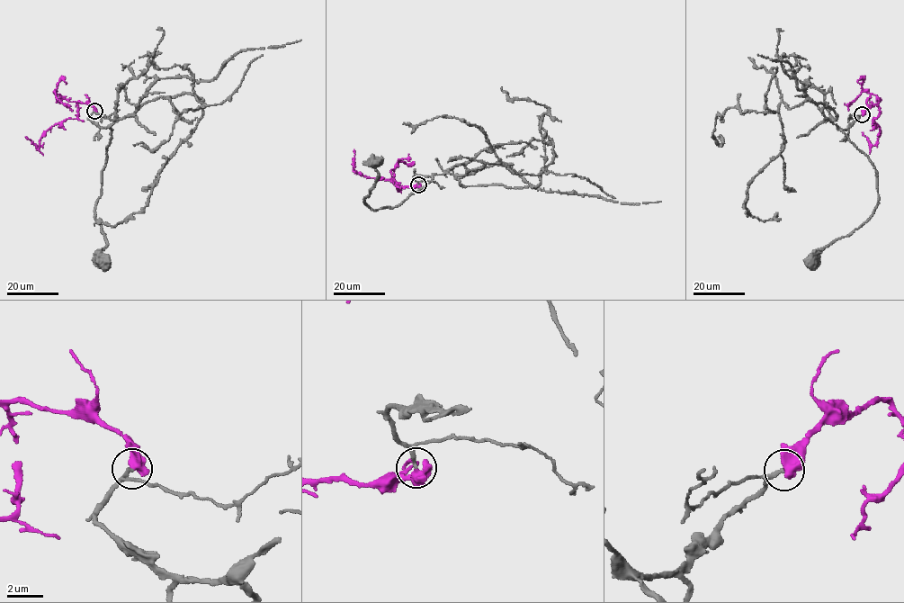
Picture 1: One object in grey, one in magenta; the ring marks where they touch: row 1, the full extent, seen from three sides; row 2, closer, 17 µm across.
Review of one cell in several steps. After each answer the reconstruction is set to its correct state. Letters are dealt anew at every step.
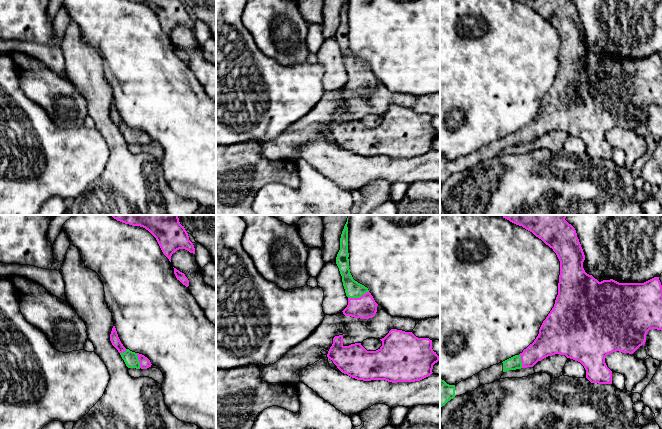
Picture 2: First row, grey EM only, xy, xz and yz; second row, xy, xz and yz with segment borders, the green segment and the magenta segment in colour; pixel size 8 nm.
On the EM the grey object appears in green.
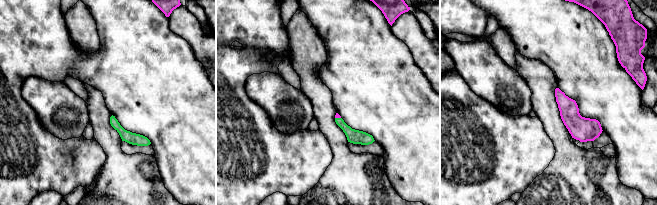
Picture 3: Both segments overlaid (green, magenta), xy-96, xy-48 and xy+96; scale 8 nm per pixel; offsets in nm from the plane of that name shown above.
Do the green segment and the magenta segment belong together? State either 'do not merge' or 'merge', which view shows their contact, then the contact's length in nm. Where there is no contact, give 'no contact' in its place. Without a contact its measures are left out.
merge; contact in xz; length 180 nm

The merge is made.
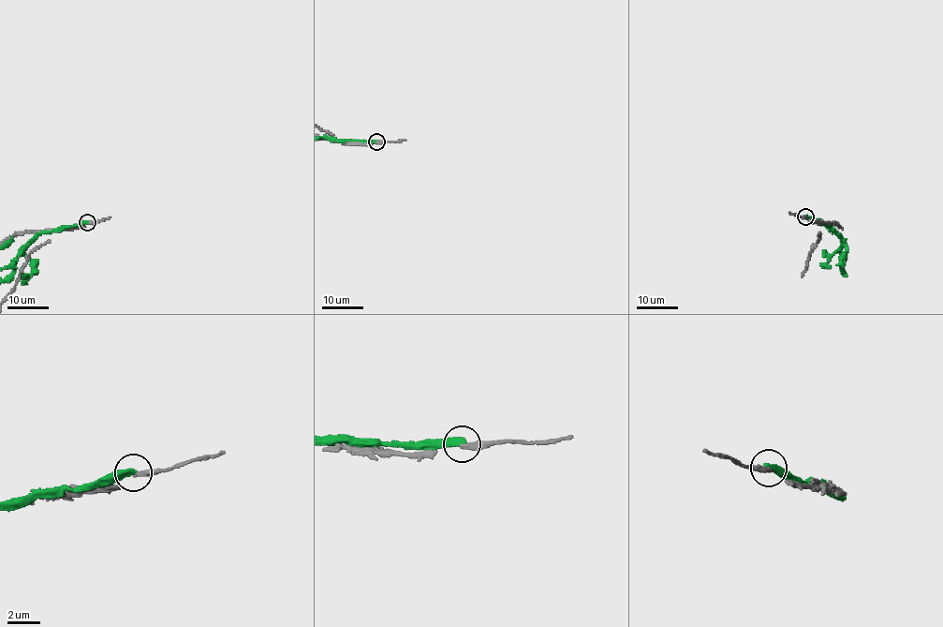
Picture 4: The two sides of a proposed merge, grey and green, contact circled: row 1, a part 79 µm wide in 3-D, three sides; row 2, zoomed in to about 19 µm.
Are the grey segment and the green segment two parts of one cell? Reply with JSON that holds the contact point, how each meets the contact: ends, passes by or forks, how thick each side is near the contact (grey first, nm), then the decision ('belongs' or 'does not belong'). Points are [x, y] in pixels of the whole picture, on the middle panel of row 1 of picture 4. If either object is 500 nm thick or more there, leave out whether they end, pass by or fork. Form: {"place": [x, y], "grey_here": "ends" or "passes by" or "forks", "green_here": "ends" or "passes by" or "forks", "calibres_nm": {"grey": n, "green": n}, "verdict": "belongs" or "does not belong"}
{"place": [376, 141], "grey_here": "ends", "green_here": "ends", "calibres_nm": {"grey": 340, "green": 440}, "verdict": "does not belong"}

